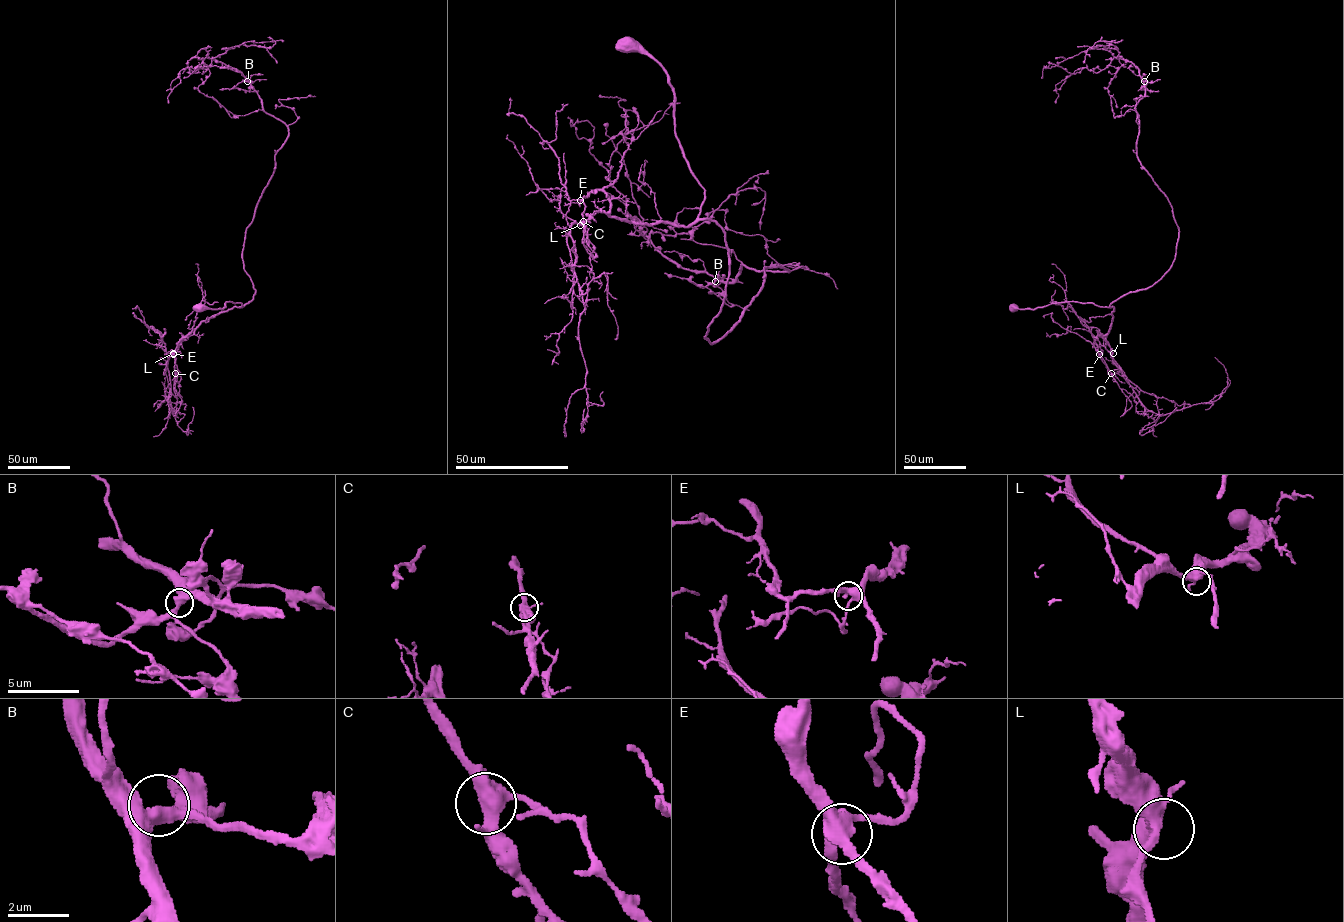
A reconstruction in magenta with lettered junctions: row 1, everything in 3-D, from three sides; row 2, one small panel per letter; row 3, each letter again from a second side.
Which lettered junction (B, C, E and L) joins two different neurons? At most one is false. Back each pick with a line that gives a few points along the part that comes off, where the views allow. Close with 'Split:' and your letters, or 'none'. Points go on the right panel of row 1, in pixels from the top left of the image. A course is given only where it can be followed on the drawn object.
Split: none

